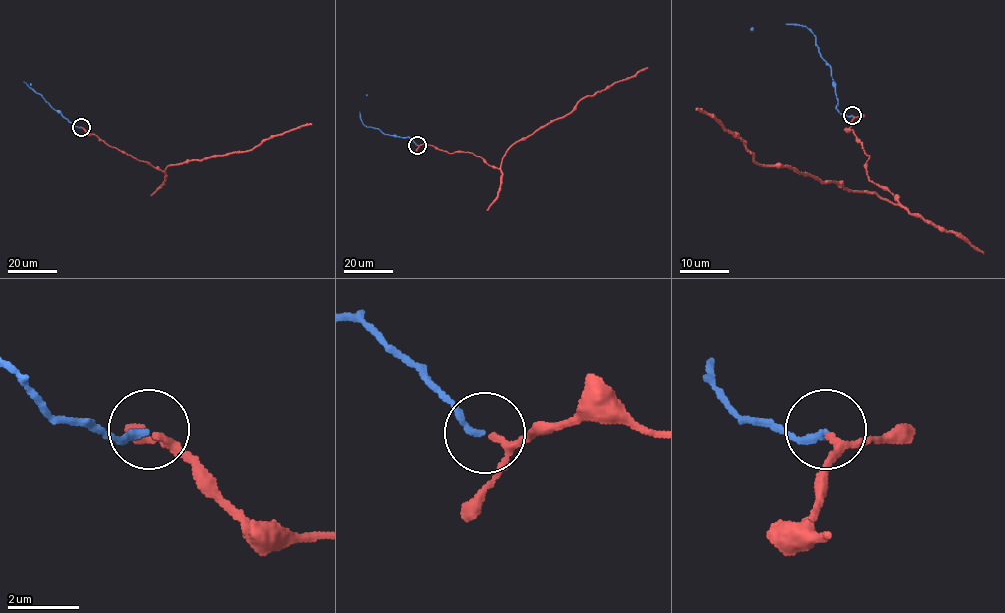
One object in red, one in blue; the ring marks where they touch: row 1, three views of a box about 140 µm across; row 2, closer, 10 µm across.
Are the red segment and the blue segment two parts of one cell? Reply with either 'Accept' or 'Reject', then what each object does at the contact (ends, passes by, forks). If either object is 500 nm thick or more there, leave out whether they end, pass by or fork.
Accept. At the ring red passes by. At the ring blue ends

